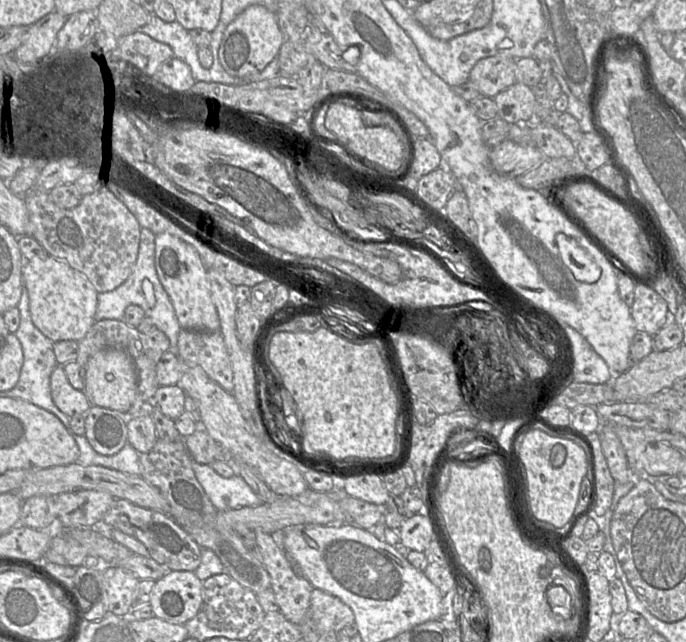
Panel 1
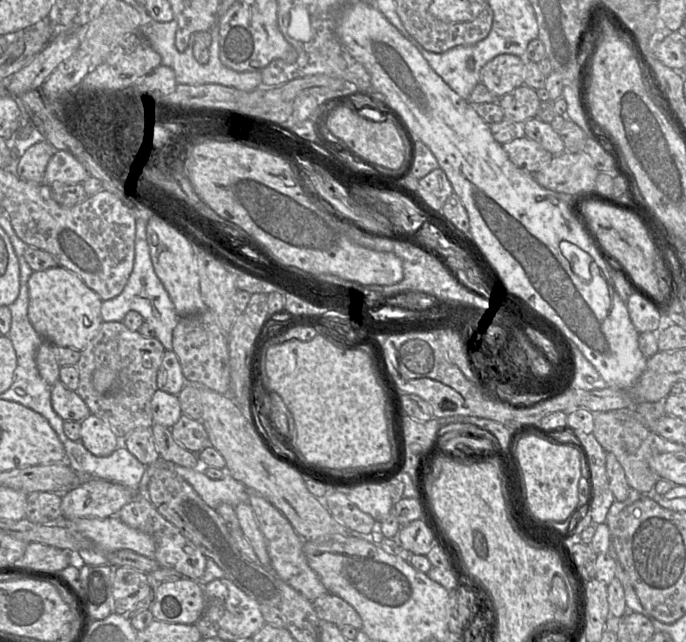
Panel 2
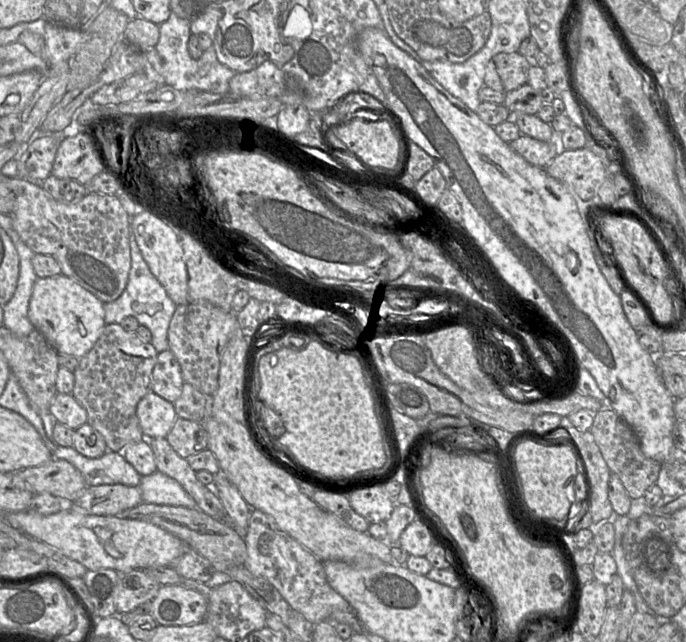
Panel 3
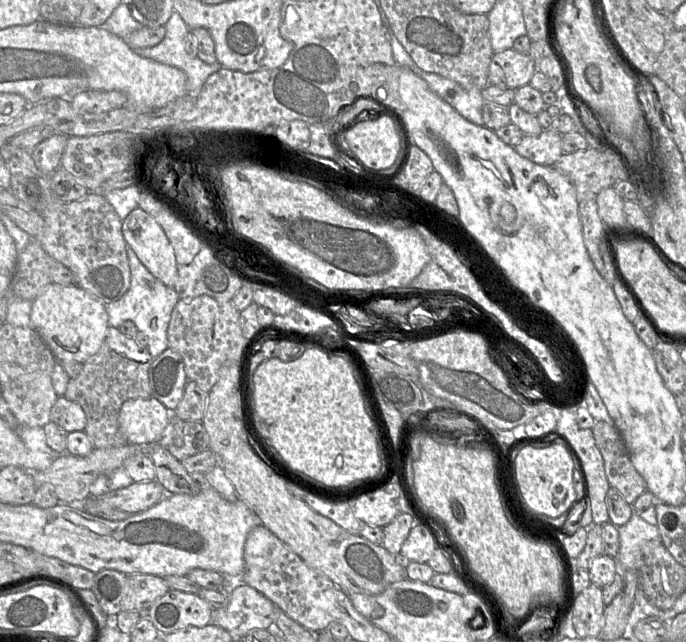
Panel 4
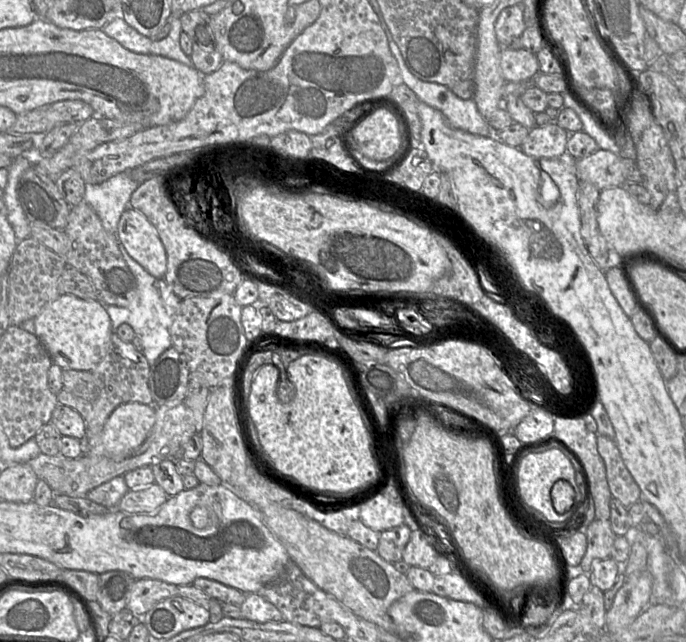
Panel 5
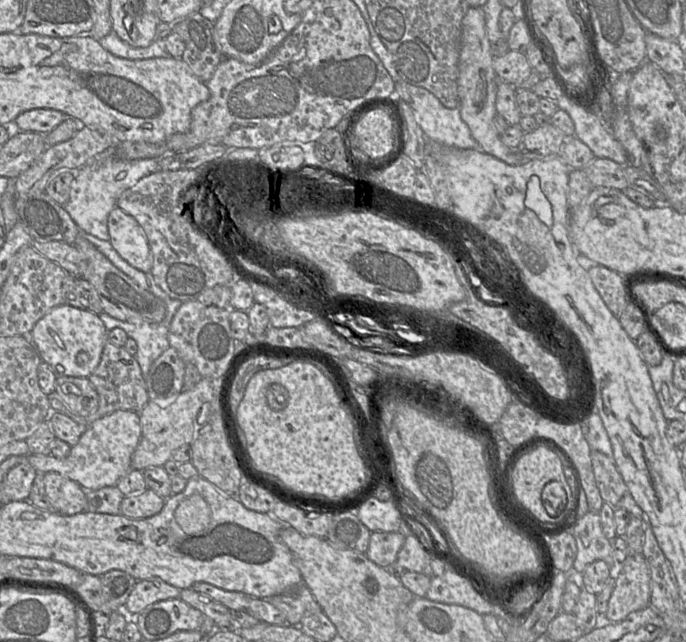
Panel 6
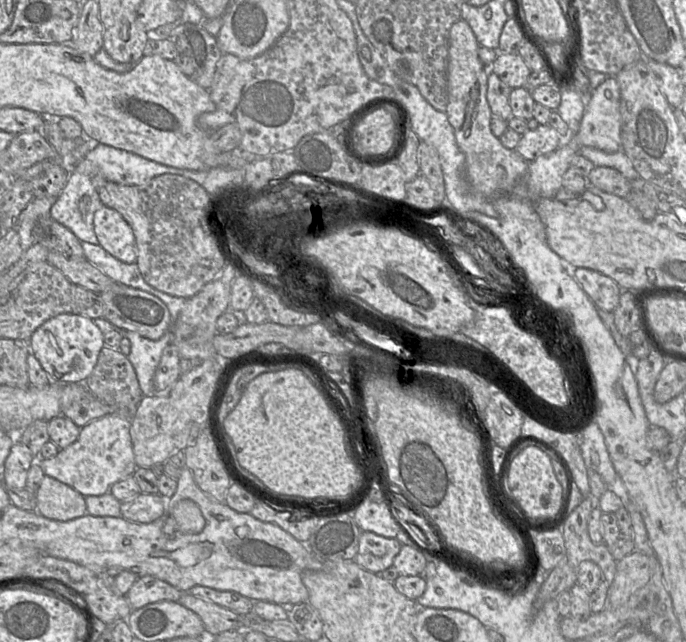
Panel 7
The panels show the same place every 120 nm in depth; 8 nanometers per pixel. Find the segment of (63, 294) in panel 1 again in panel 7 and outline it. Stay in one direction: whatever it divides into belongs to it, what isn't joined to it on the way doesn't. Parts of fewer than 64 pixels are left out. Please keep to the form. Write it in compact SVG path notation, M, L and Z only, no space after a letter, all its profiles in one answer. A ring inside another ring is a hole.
M62 313L39 326L28 339L28 345L51 382L83 382L93 371L104 347L104 334L90 318Z

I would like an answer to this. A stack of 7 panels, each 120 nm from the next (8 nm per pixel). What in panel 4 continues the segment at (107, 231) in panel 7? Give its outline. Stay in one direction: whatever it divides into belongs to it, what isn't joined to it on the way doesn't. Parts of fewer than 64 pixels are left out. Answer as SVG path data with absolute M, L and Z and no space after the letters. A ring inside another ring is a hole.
M136 207L123 220L122 233L145 267L164 284L174 287L176 257L160 224L149 213Z

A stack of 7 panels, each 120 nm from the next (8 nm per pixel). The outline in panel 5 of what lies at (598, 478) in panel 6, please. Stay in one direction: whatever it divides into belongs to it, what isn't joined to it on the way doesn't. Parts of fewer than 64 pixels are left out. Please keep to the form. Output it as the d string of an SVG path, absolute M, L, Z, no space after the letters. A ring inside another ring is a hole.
M597 434L597 450L602 457L612 497L629 508L641 500L641 490L625 466L616 442Z

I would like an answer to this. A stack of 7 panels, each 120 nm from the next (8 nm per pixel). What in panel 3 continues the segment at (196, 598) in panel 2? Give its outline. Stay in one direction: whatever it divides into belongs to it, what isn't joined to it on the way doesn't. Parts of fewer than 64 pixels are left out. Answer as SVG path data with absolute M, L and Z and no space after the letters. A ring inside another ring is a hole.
M180 585L161 586L152 600L152 616L158 625L186 626L205 620L207 599Z

